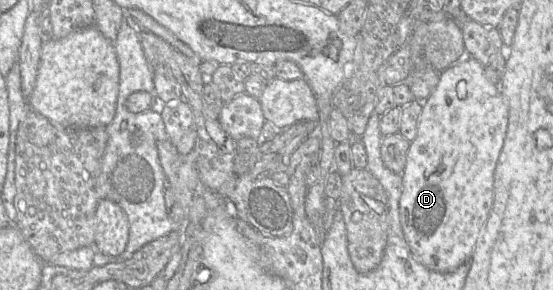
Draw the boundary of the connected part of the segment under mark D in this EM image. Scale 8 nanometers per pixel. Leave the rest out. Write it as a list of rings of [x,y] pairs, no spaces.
[[[470,56],[442,71],[438,84],[421,103],[417,134],[410,142],[402,172],[400,222],[414,257],[430,270],[448,273],[471,259],[489,218],[494,201],[494,174],[507,132],[509,108],[499,86],[486,78],[484,66]]]

